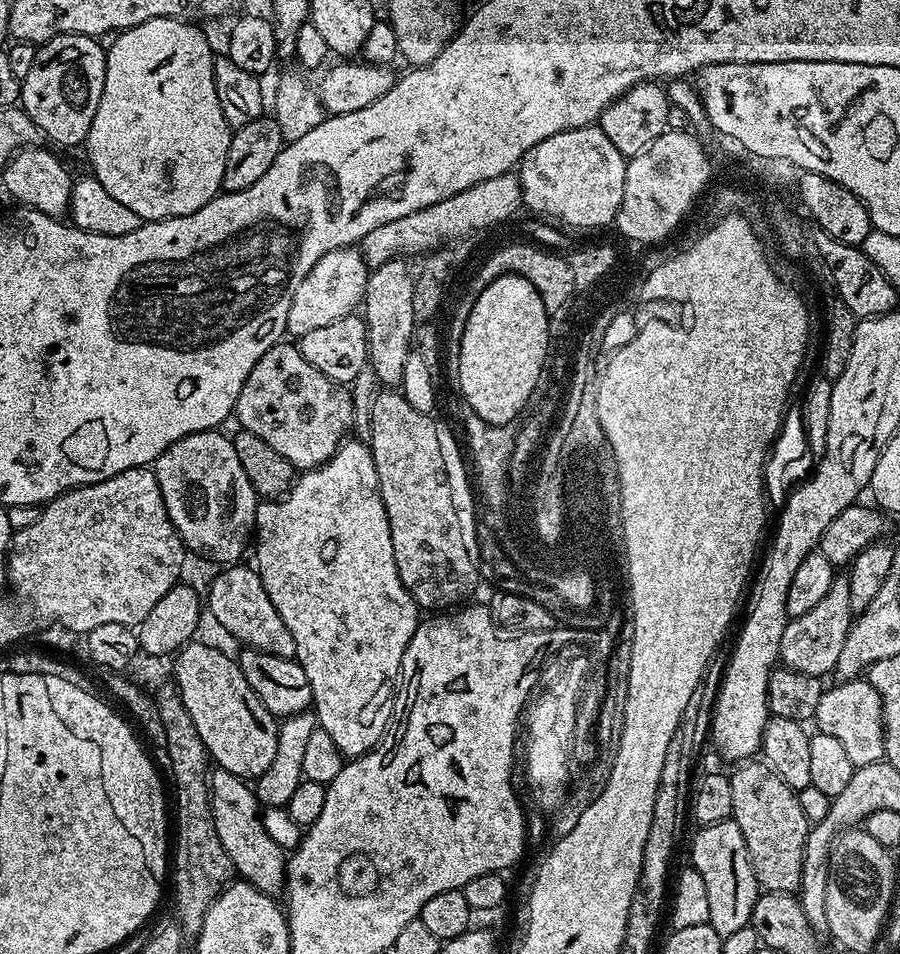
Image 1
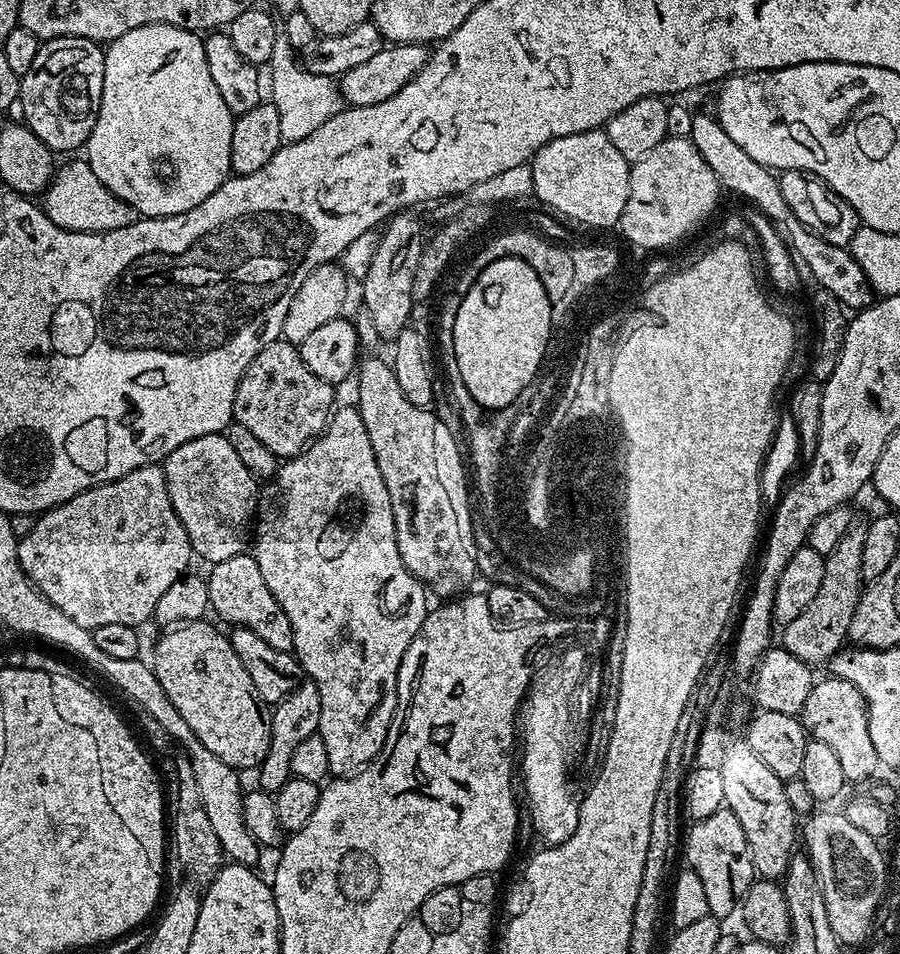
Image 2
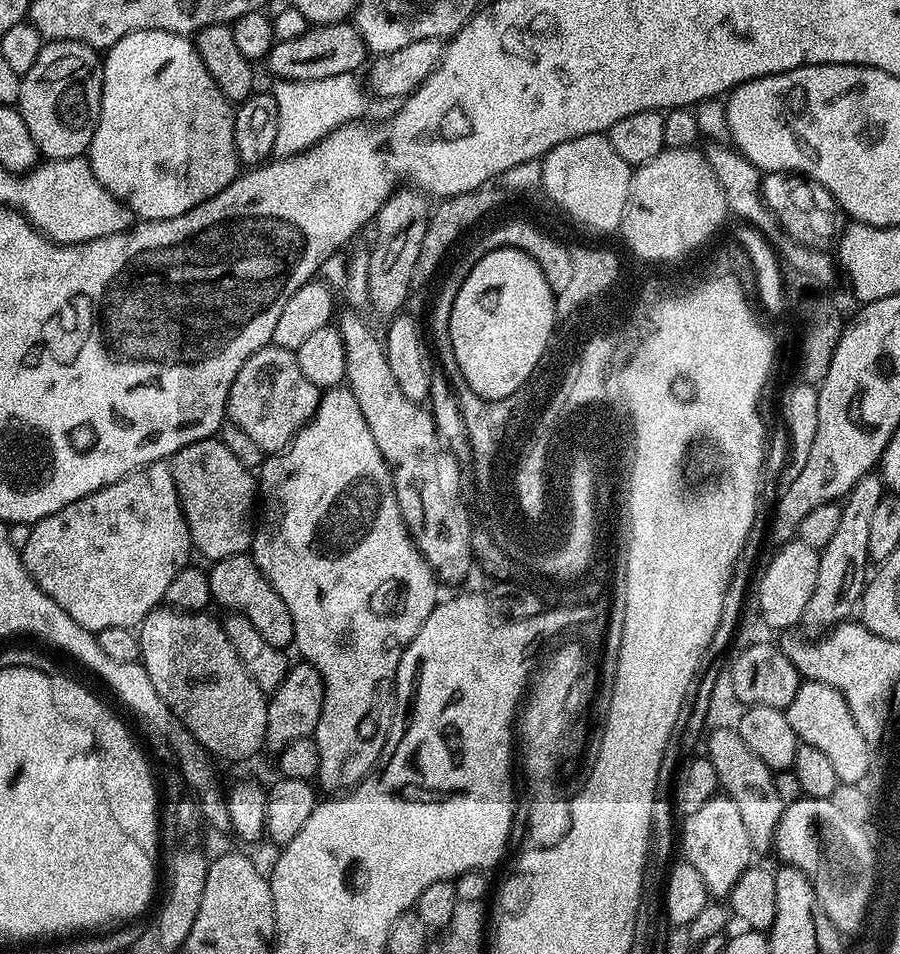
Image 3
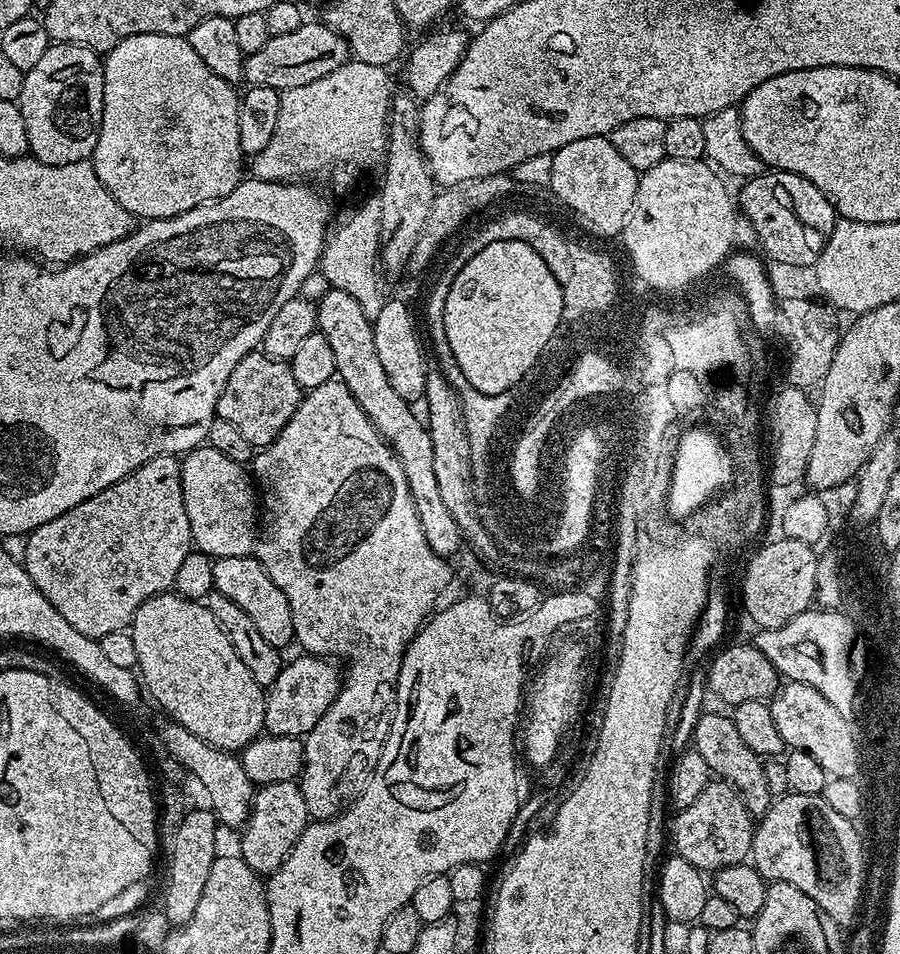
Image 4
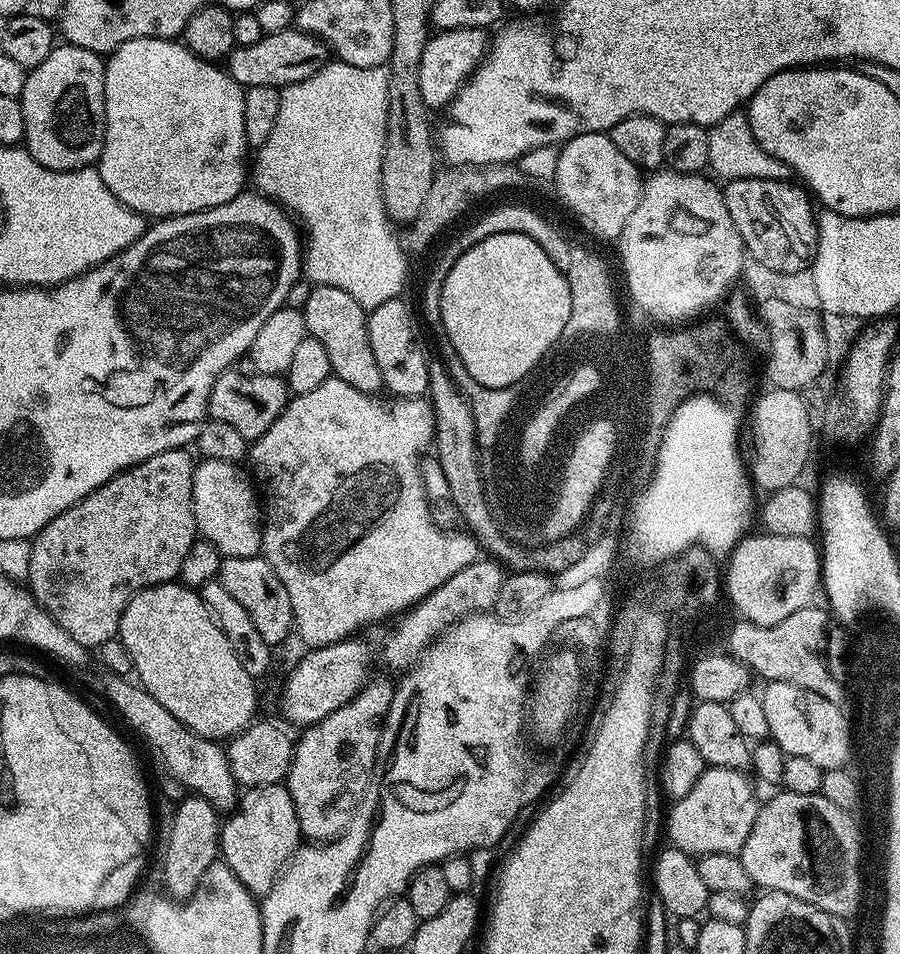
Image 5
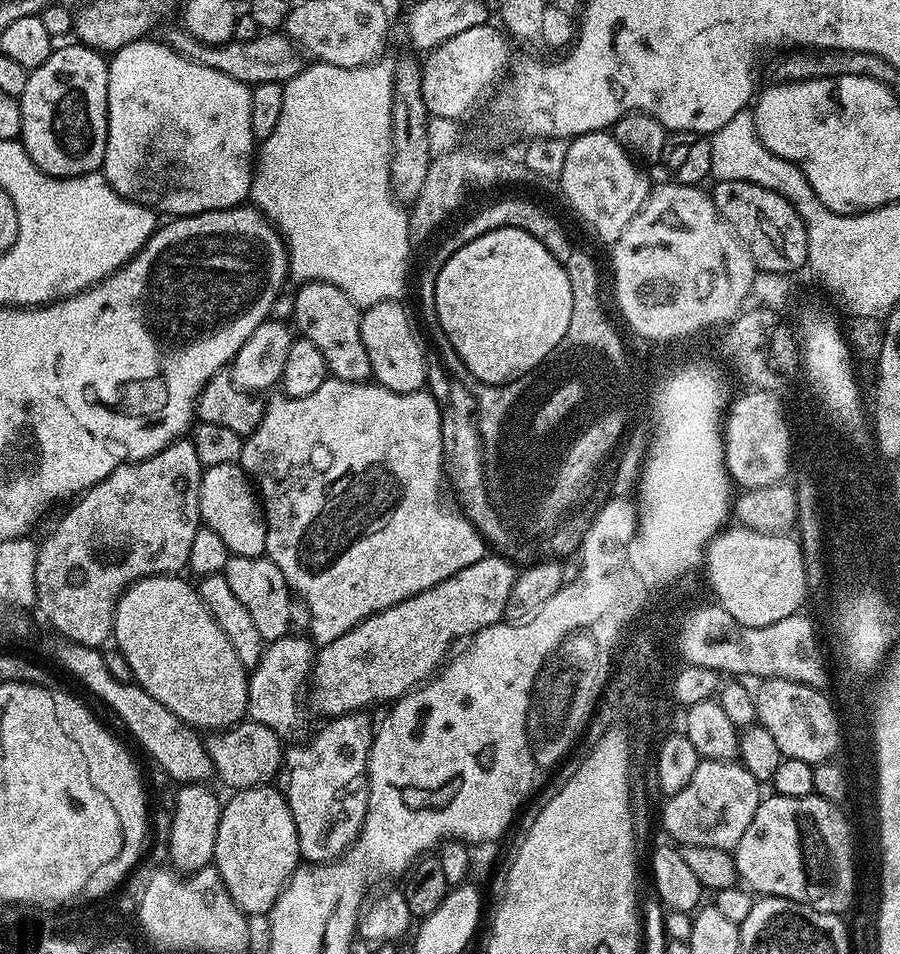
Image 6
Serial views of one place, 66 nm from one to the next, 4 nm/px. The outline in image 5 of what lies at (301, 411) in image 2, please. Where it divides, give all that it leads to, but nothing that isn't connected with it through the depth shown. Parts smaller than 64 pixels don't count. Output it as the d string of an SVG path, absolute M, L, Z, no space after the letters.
M229 370L217 376L214 386L210 390L208 399L208 416L226 422L234 426L238 434L248 441L257 440L282 414L282 410L288 404L290 393L285 377L266 376L263 374L251 374Z

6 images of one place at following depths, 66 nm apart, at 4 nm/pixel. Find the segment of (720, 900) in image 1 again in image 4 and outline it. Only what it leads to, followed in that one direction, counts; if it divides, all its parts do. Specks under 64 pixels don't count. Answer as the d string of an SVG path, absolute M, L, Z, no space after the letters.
M719 778L702 790L697 801L675 813L676 821L670 826L670 836L676 839L675 855L686 858L705 874L715 874L722 868L743 864L752 850L754 818L744 805L744 799L733 784Z

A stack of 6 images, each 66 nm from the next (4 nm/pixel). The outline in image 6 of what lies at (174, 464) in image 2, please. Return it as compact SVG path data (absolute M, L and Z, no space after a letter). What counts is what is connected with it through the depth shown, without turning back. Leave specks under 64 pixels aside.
M222 463L201 473L199 510L205 527L218 534L231 555L256 557L265 553L267 523L264 510L248 473L239 463Z

